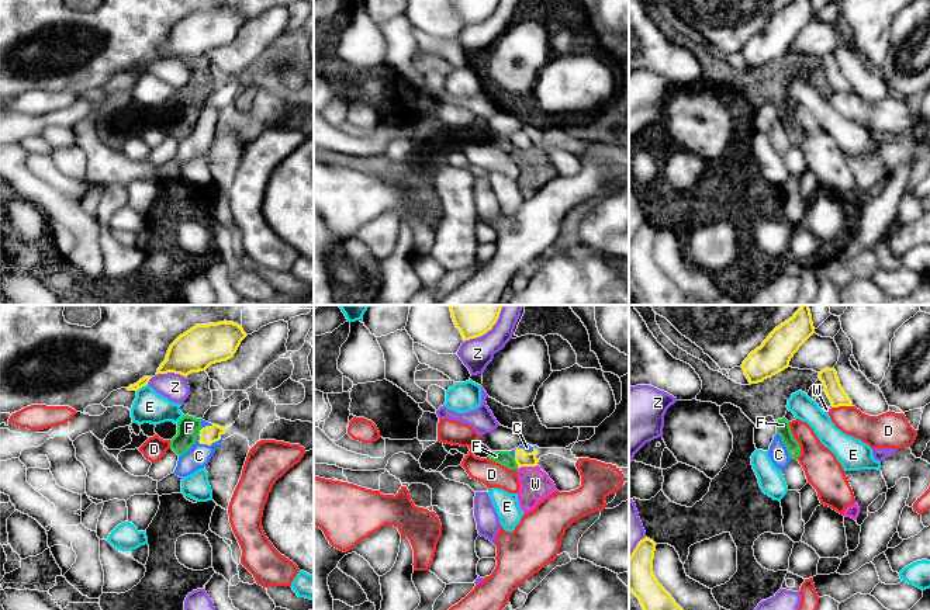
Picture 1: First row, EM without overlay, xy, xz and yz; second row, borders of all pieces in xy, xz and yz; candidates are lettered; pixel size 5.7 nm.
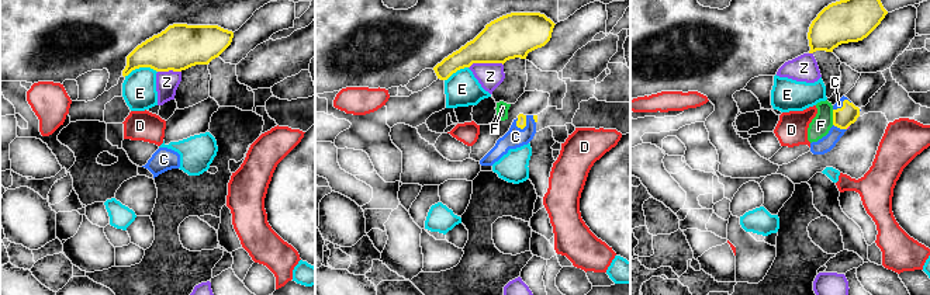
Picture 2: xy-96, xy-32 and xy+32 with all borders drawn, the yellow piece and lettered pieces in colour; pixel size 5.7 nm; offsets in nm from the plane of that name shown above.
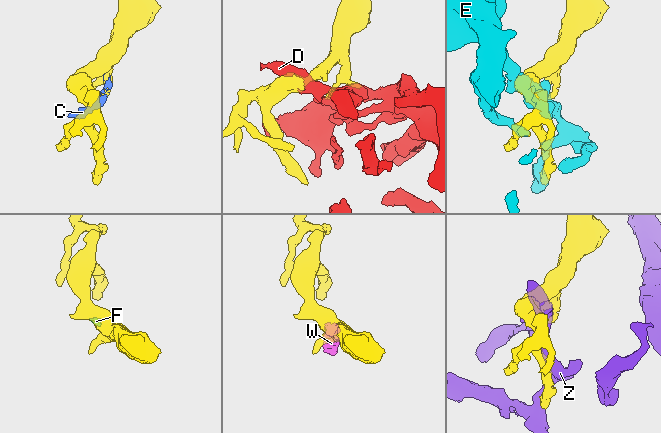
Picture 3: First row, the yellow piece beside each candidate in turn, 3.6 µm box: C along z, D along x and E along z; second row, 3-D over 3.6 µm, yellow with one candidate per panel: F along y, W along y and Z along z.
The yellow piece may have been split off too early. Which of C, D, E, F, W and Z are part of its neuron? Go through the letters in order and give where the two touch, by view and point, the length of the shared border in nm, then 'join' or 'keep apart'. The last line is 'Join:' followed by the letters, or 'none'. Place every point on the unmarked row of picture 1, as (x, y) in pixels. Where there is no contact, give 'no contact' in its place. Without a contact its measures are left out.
C: xy (210, 130) | 170 nm | join
D: yz (842, 90) | 110 nm | keep apart
E: xy (141, 72) | 80 nm | keep apart
F: xz (517, 148) | 60 nm | keep apart
W: xz (526, 151) | 110 nm | keep apart
Z: xz (484, 18) | 260 nm | keep apart
Join: C

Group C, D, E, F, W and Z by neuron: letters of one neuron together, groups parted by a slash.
C / D / E / F W / Z

